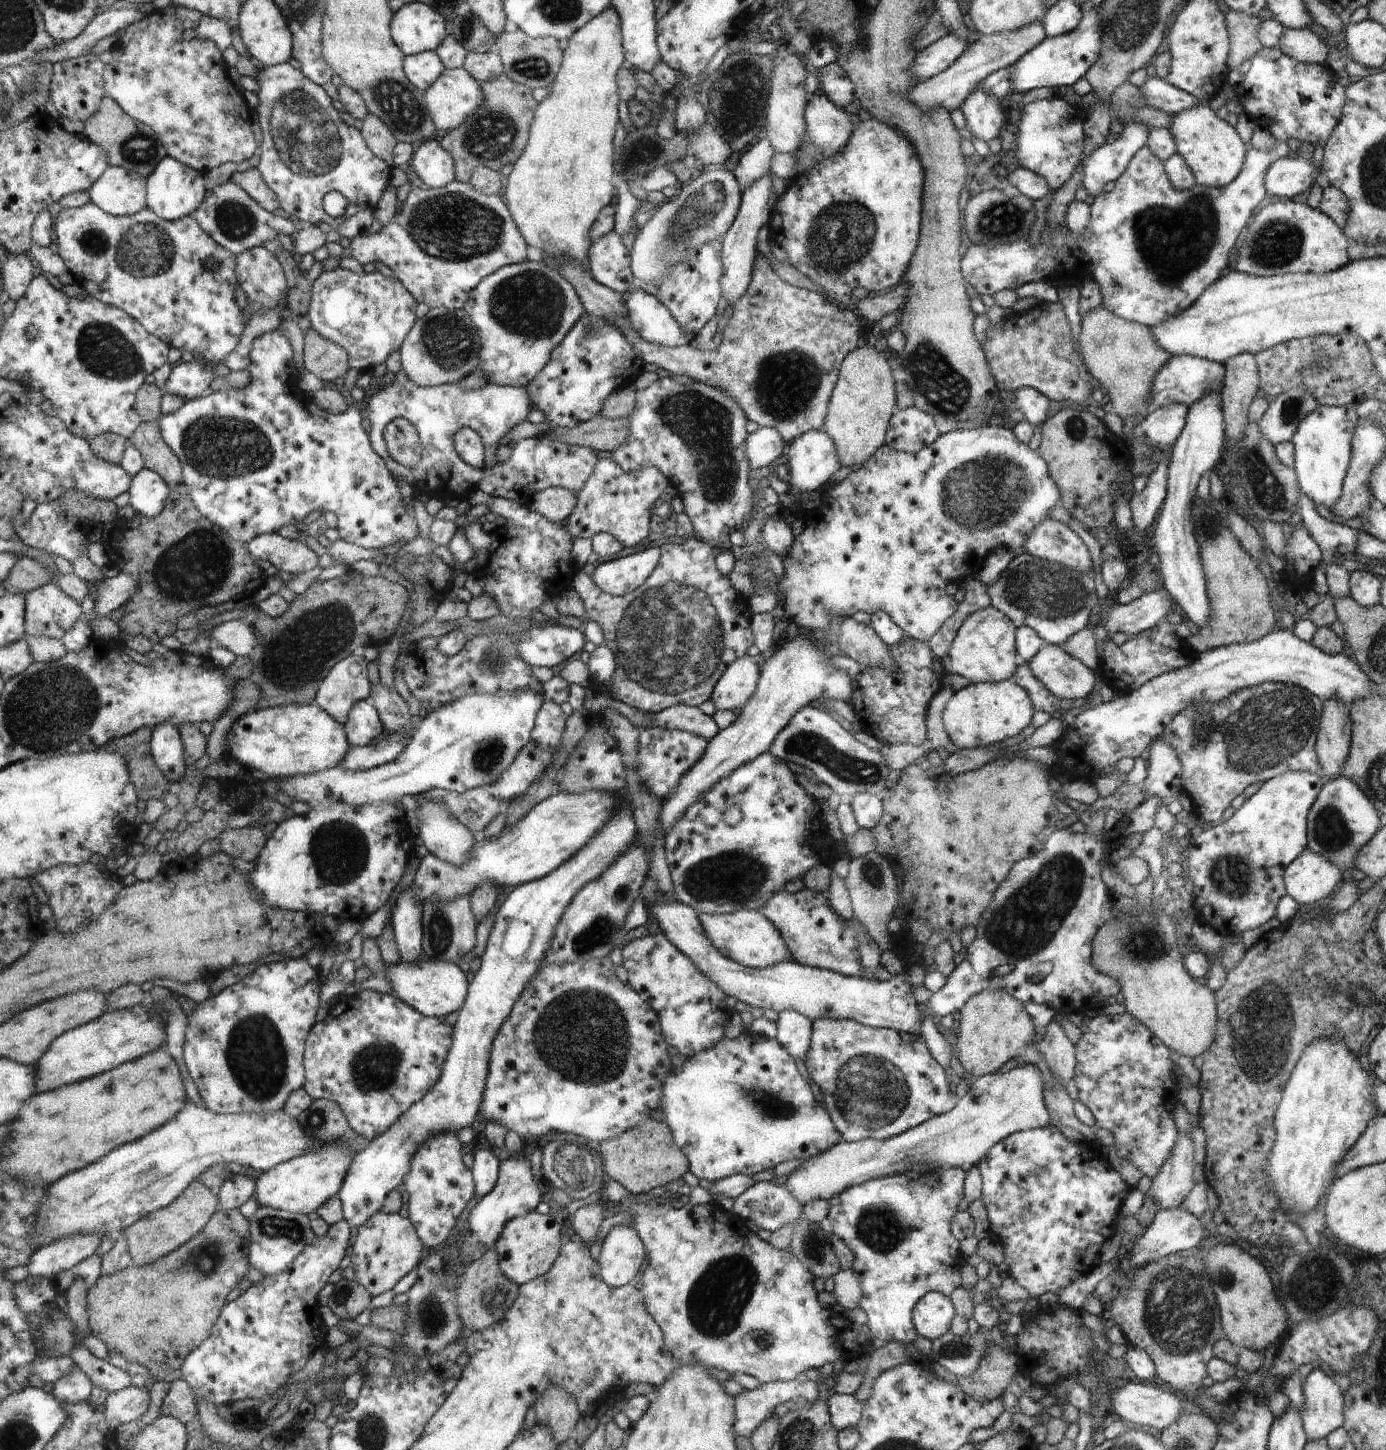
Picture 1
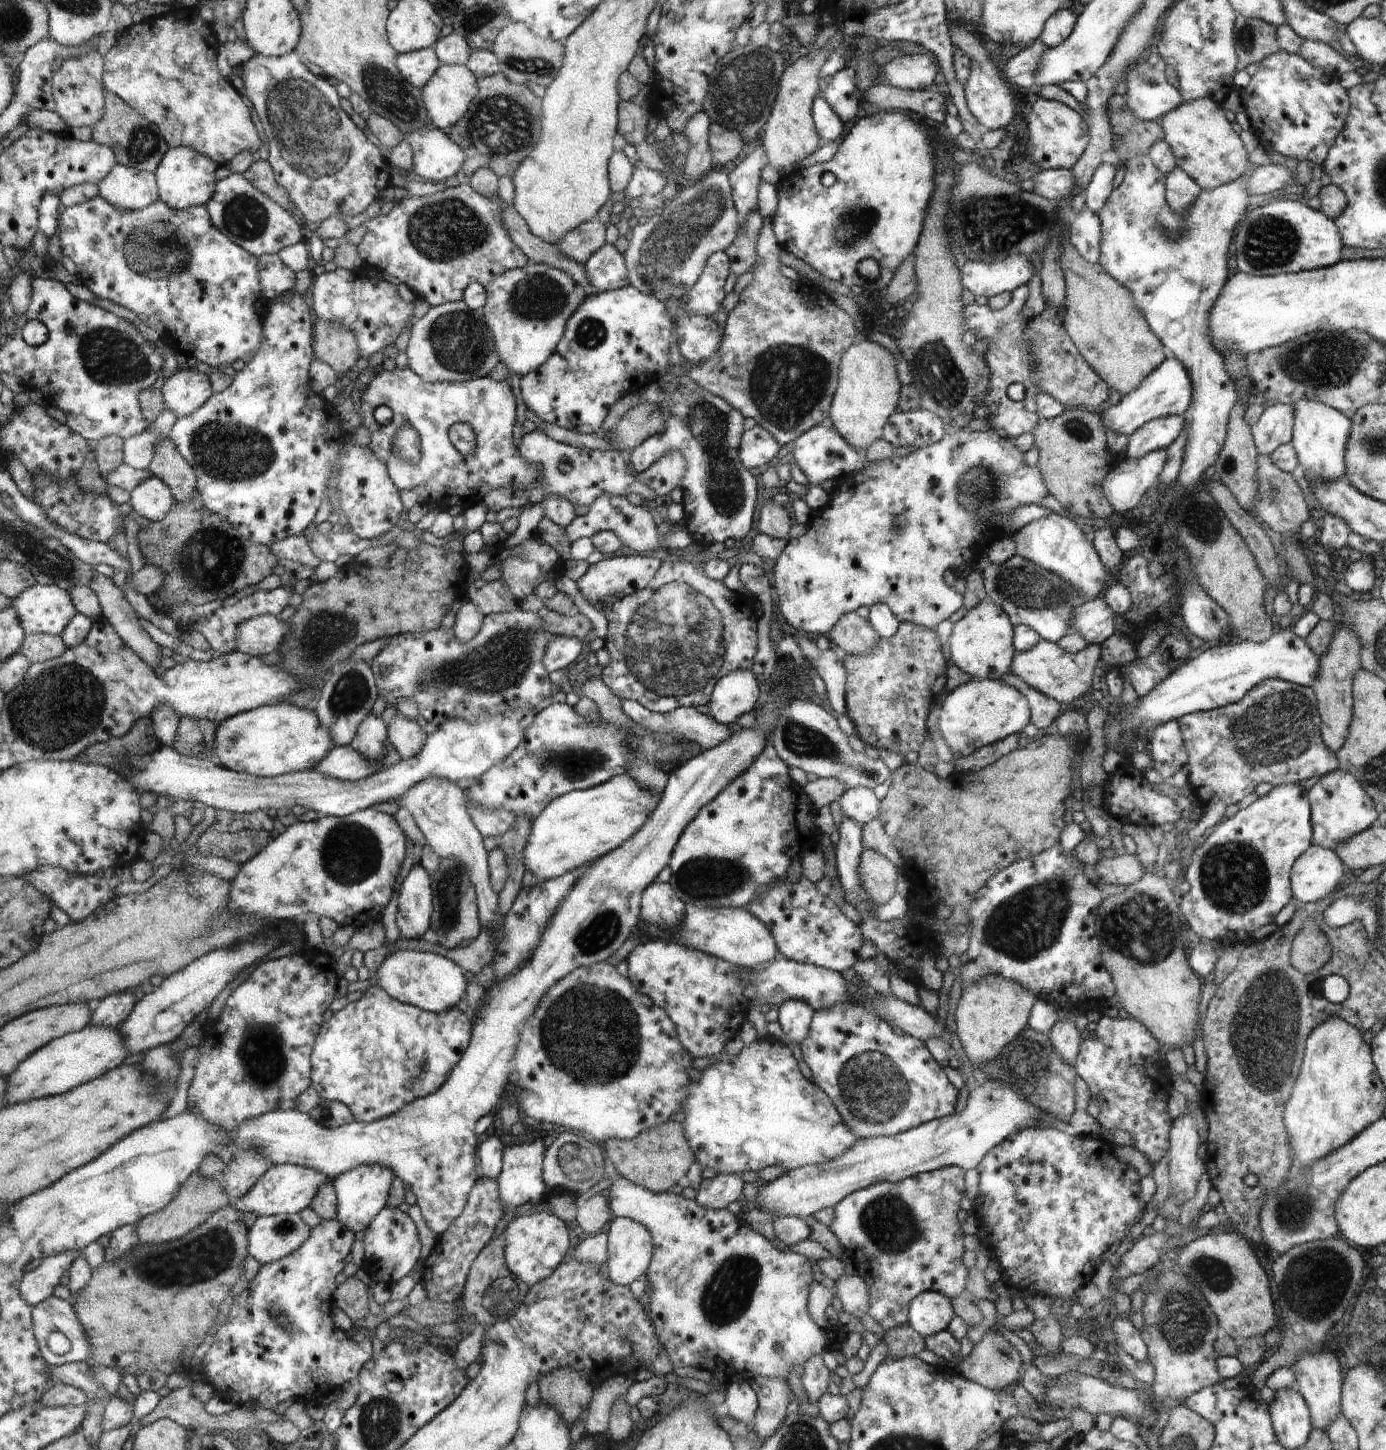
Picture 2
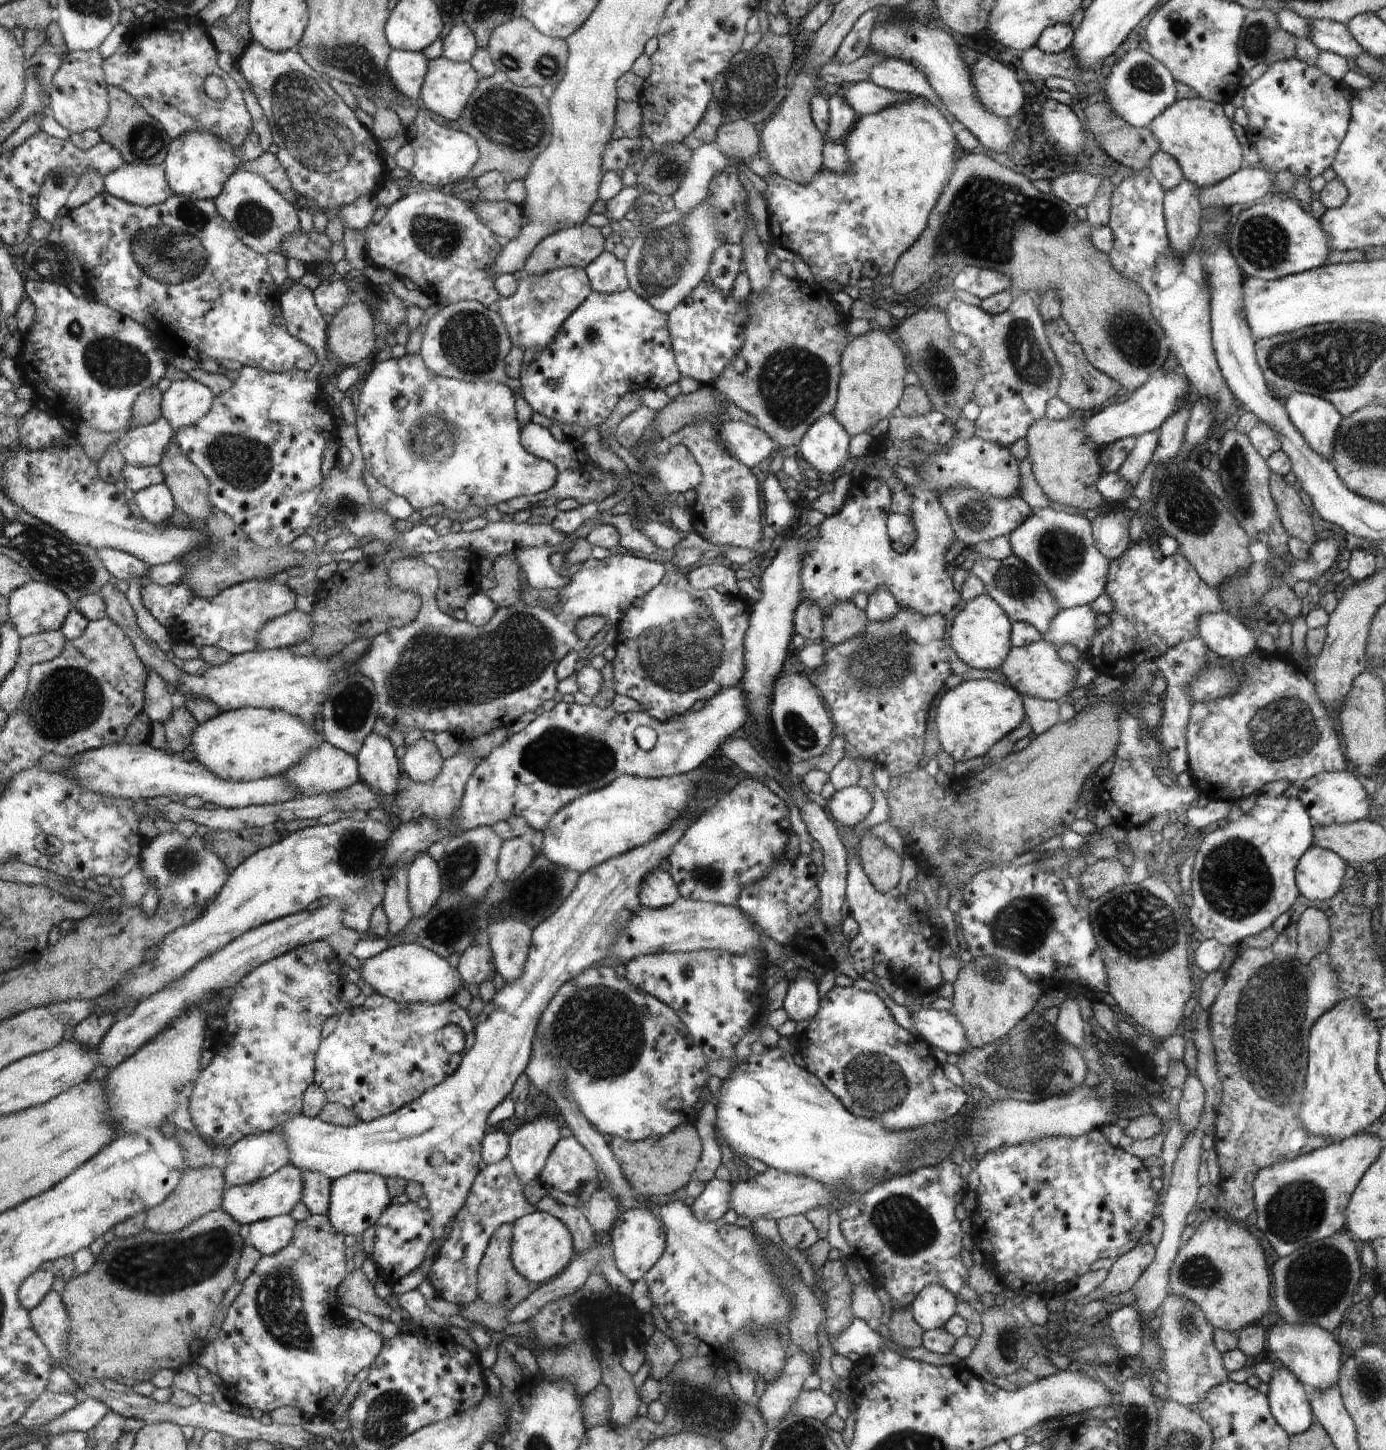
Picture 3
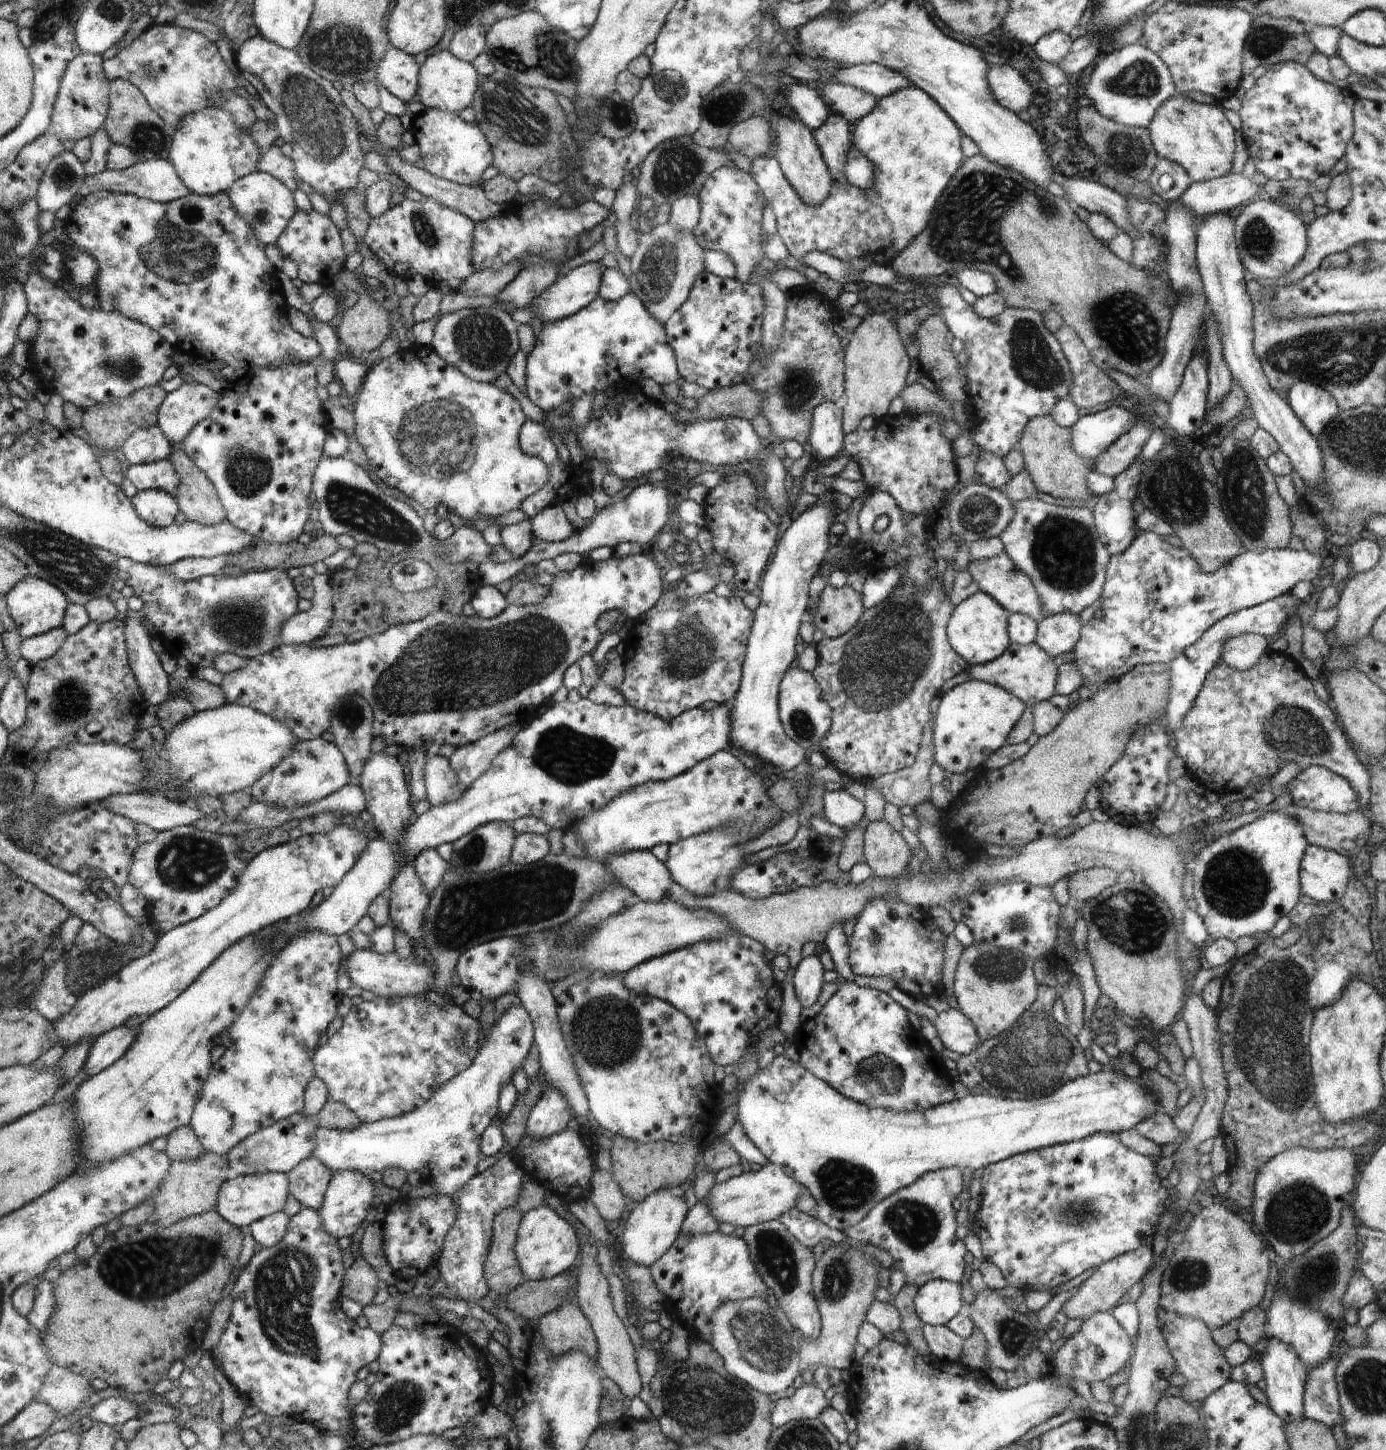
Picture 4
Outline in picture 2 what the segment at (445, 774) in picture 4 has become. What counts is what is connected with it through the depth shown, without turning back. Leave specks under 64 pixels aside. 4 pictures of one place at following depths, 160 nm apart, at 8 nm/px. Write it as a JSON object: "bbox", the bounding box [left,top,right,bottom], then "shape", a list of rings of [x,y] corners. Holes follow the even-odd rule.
{"bbox":[388,716,427,761],"shape":[[[397,716],[390,723],[388,738],[392,744],[393,756],[402,761],[413,759],[422,750],[427,733],[418,725],[417,721]]]}

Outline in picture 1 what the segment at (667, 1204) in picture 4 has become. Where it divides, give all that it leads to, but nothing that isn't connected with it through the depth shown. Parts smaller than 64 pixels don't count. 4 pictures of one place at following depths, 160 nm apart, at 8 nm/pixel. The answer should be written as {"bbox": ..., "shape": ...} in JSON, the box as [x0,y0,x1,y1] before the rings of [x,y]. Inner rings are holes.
{"bbox":[600,1226,647,1287],"shape":[[[613,1226],[604,1237],[600,1252],[600,1272],[603,1280],[612,1287],[628,1285],[640,1272],[642,1260],[647,1252],[642,1246],[643,1239],[633,1227]]]}

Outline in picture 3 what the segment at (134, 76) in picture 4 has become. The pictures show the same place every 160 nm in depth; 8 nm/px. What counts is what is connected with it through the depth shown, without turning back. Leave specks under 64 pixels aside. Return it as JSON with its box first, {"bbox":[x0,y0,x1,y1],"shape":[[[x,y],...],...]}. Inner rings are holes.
{"bbox":[106,18,252,150],"shape":[[[181,18],[172,21],[155,20],[151,23],[138,24],[128,32],[120,48],[106,59],[107,82],[110,86],[124,87],[138,98],[148,109],[148,112],[166,127],[174,141],[192,131],[214,131],[238,150],[252,132],[252,120],[246,110],[242,90],[238,88],[237,82],[218,62],[220,50],[215,44],[209,27],[200,18]],[[212,75],[220,75],[227,82],[228,100],[219,101],[208,94],[205,82]]]}

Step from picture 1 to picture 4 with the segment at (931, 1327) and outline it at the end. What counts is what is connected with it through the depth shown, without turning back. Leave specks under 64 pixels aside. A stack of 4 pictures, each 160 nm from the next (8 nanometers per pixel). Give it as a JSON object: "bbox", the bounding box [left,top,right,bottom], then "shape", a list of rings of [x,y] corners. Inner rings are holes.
{"bbox":[913,1279,962,1325],"shape":[[[940,1279],[925,1282],[913,1301],[916,1314],[924,1325],[946,1325],[962,1308],[960,1283]]]}

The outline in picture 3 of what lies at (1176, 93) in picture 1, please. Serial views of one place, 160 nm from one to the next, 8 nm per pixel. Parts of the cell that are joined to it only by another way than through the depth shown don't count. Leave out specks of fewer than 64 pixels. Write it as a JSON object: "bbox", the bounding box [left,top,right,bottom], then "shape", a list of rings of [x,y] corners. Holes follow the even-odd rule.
{"bbox":[1102,48,1176,127],"shape":[[[1140,48],[1129,50],[1119,58],[1106,74],[1102,94],[1114,113],[1136,127],[1148,127],[1162,115],[1176,99],[1176,84],[1171,72],[1148,51]]]}

